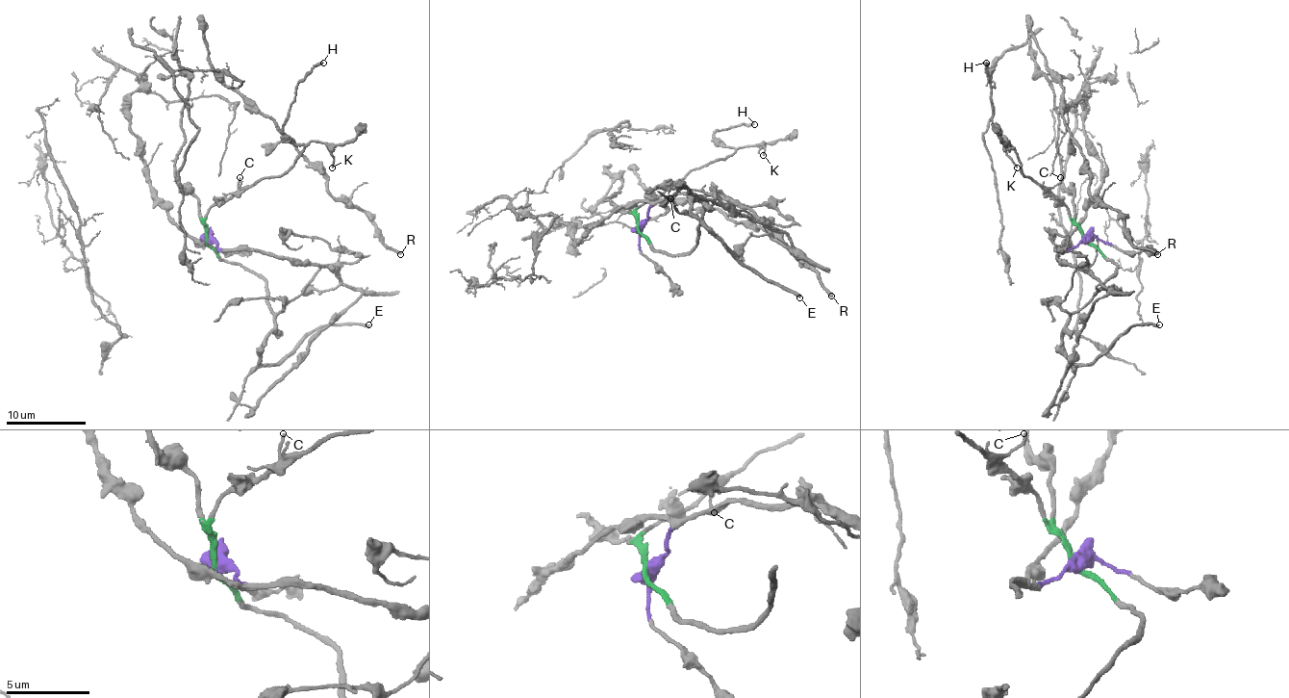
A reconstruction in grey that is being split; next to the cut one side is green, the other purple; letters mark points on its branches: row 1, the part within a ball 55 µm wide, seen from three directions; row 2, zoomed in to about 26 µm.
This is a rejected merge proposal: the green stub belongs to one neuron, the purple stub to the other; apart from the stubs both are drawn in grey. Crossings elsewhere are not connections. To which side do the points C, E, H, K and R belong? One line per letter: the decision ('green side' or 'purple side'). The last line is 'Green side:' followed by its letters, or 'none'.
C: green side
E: green side
H: green side
K: green side
R: purple side
Green side: C, E, H, K

